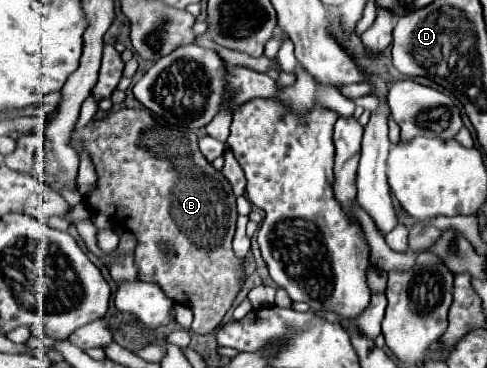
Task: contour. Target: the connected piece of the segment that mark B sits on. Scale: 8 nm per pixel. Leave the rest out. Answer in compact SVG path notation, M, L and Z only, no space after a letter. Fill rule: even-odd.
M120 108L102 120L94 120L84 128L74 130L70 144L88 152L98 174L96 188L86 198L88 208L106 214L114 224L126 228L136 238L134 254L140 278L146 282L158 282L170 300L190 306L194 312L194 332L212 332L242 290L244 260L232 250L238 216L236 196L224 174L214 170L214 166L200 154L198 136L190 130L160 124L146 108ZM160 242L166 242L174 256L166 256Z

